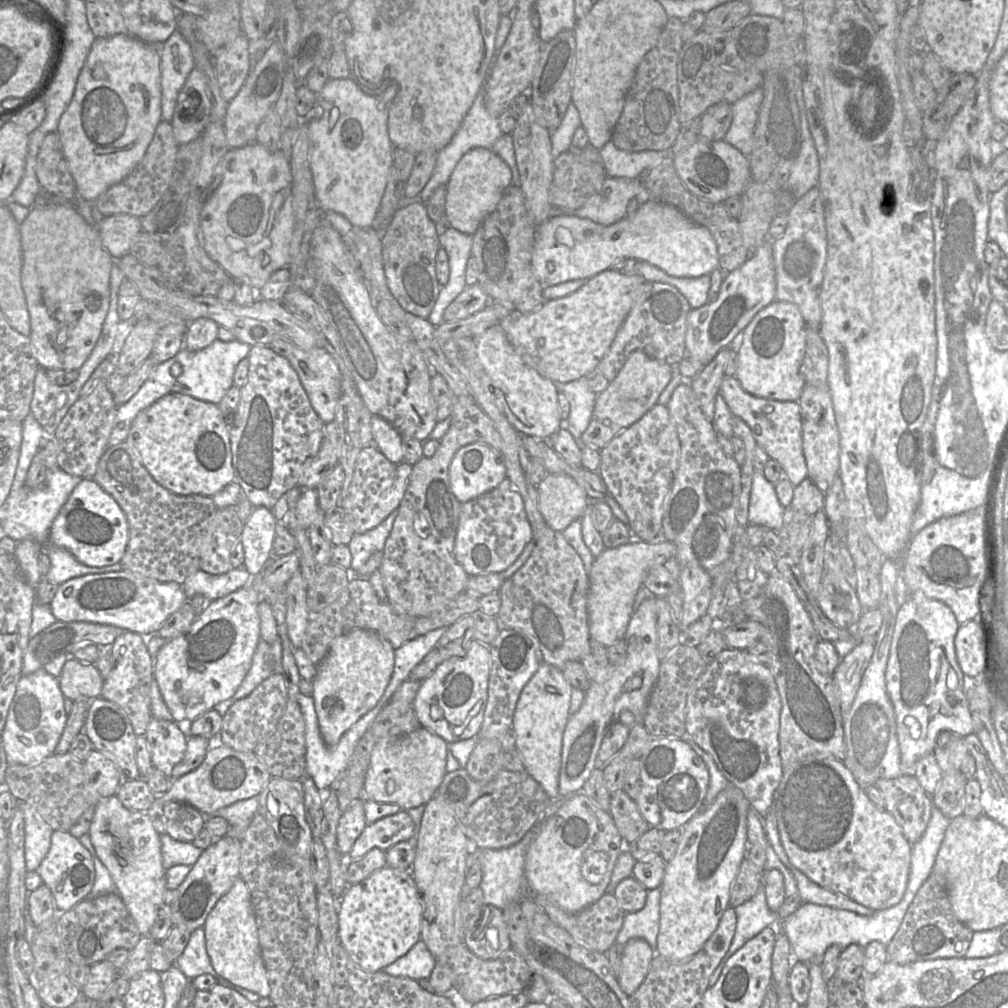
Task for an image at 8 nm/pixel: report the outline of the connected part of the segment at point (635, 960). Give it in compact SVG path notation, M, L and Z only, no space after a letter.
M632 938L623 945L622 966L617 980L620 988L626 995L631 996L643 983L648 973L654 954L655 953L647 941L641 938Z

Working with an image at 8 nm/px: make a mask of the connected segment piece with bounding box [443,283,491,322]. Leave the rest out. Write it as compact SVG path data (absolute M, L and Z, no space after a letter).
M478 283L467 286L446 308L443 320L453 322L465 319L482 311L490 302L491 298Z

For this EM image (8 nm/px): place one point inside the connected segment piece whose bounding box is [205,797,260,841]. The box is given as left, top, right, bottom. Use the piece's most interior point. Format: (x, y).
(239, 815)

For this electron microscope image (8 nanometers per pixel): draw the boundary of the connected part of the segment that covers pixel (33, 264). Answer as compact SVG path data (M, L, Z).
M38 202L19 226L32 353L40 369L78 371L100 337L115 260L104 248L97 226L83 219L75 203Z

